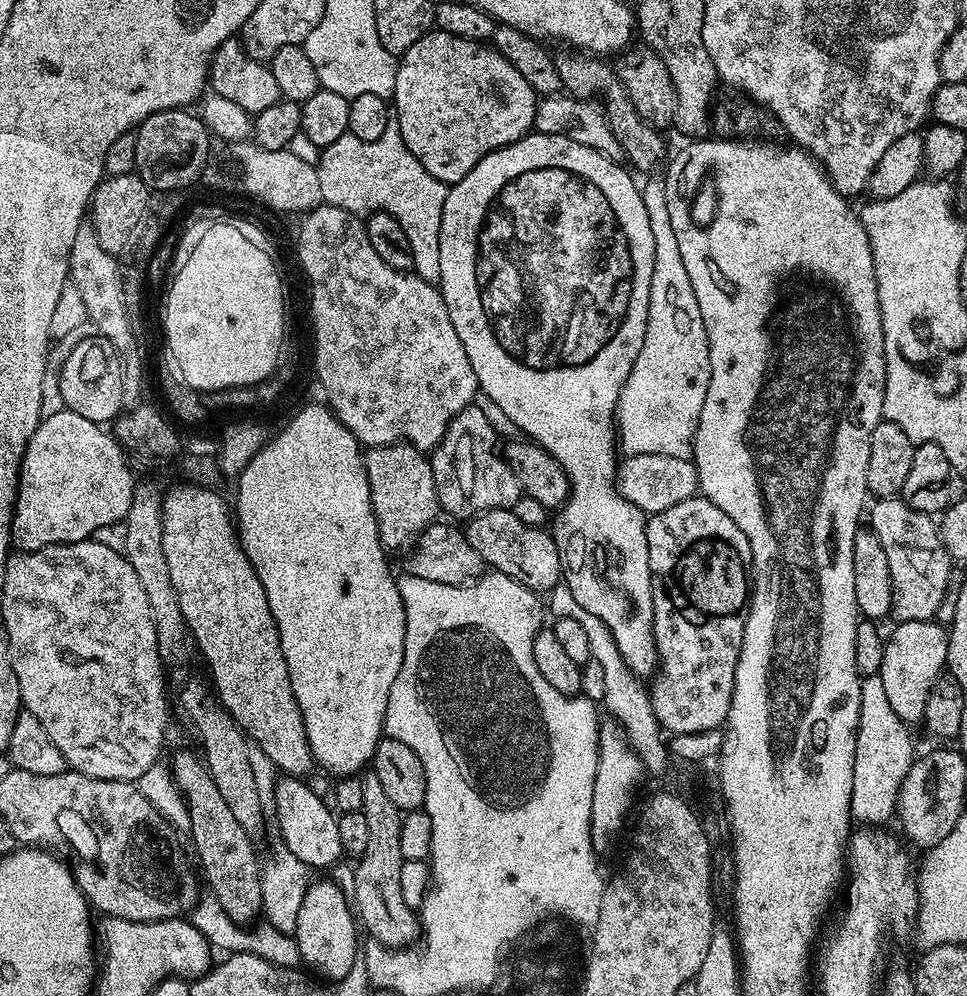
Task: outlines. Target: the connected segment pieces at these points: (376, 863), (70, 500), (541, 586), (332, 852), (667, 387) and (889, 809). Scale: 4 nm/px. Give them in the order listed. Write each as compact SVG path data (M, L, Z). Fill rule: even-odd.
M365 771L360 785L362 811L366 814L368 826L368 843L366 854L362 854L355 861L356 873L352 876L353 893L351 892L354 897L354 908L363 931L365 928L371 939L386 945L387 948L406 948L415 945L421 939L422 925L417 909L411 908L406 898L402 898L404 859L398 846L402 813L394 806L394 802L390 802L386 790L382 790L382 782L378 782L375 772Z
M65 410L43 417L20 463L20 485L12 513L12 544L21 552L33 552L51 544L73 544L86 540L92 537L98 526L121 523L128 515L138 483L137 477L132 477L127 458L120 441L107 427L90 422L90 418L82 418L82 414Z
M506 508L482 512L467 524L465 536L491 569L506 574L540 594L550 592L554 585L561 583L563 564L551 533L543 527L525 525L511 509Z
M284 776L277 779L276 795L276 824L280 827L280 836L283 847L294 854L309 869L328 868L342 860L344 851L342 841L338 838L338 826L336 825L337 813L331 807L324 805L324 800L311 788L304 784L303 779L295 776Z
M663 179L646 181L642 184L642 191L646 214L650 214L650 230L654 230L654 278L650 282L646 338L642 342L642 350L638 350L638 358L634 362L634 370L630 370L630 378L626 378L622 386L622 394L614 413L614 424L618 429L618 448L628 456L670 454L674 458L689 458L694 452L696 427L712 377L706 326L702 322L702 310L698 310L698 298L694 298L694 286L690 286L690 274L686 274L686 266L682 266L676 228L670 226Z
M880 675L865 676L860 681L861 702L858 710L858 730L854 746L854 782L850 794L853 821L864 826L884 826L896 815L896 799L902 778L914 759L909 727L894 714Z

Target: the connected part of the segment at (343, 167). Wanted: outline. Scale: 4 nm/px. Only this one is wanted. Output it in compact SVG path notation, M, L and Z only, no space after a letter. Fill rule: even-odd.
M385 128L382 137L374 142L362 142L360 138L344 133L338 141L332 142L320 153L317 162L320 178L321 196L325 203L338 206L359 216L369 212L388 212L388 130Z

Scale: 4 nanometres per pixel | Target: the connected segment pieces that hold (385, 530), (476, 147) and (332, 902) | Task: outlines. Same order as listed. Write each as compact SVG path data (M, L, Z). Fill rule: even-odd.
M403 442L368 448L363 457L380 543L391 553L399 548L411 549L429 524L437 519L438 501L431 459L414 445Z
M433 30L399 57L390 97L402 142L446 185L454 185L482 158L533 131L538 94L495 48Z
M320 880L317 884L316 881L309 883L298 910L298 918L294 922L294 939L301 961L332 980L340 980L343 976L344 979L351 977L352 967L358 962L358 920L346 892L345 896L338 885L331 884L328 880Z

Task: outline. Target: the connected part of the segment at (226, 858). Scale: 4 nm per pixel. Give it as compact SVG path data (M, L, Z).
M176 752L170 759L172 778L185 804L188 805L188 823L192 840L196 843L196 852L212 887L211 895L220 903L222 910L230 914L236 924L251 925L261 915L262 871L261 857L256 857L256 848L252 845L253 837L245 828L238 826L238 818L230 806L226 806L218 786L214 786L214 778L208 773L208 767L196 755L190 752Z

